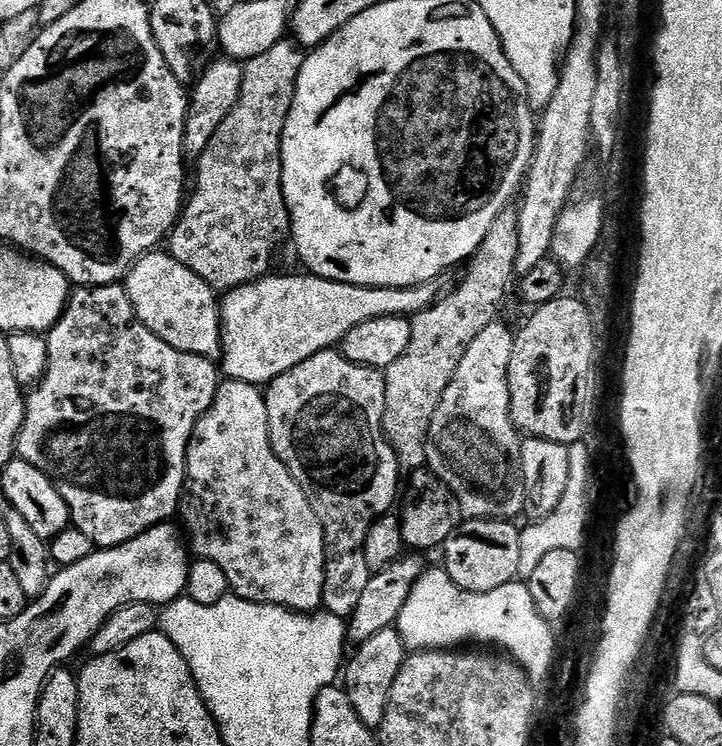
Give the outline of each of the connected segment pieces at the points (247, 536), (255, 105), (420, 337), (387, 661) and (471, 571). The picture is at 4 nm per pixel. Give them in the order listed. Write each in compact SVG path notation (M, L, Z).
M225 379L223 383L221 383L220 389L214 394L214 402L210 406L210 410L206 410L206 414L202 414L202 418L196 424L196 429L193 430L192 437L188 443L188 466L184 477L184 494L178 516L179 519L184 519L182 528L186 533L186 544L190 549L191 555L202 560L215 562L226 574L226 582L228 583L231 595L238 596L242 600L249 600L252 604L273 604L279 608L289 608L292 612L306 612L312 614L324 603L324 531L322 530L322 522L318 522L318 514L314 514L314 506L310 506L310 502L306 498L302 486L298 486L298 482L294 482L294 474L290 474L290 470L280 461L278 454L274 454L272 443L270 442L270 426L268 425L268 415L266 414L266 402L264 401L264 397L265 393L261 391L257 385L251 384L250 382Z
M285 38L280 40L274 46L270 46L270 50L266 50L266 54L258 54L254 59L244 64L244 77L242 78L242 86L238 94L238 102L230 110L230 114L226 114L226 118L222 122L222 126L218 126L218 130L214 130L214 138L210 138L210 142L206 146L206 150L200 153L196 164L196 189L191 189L190 195L187 197L186 203L181 211L180 218L176 225L172 227L170 233L170 244L172 240L172 248L170 247L170 255L178 262L182 262L182 266L186 266L190 270L194 270L194 274L198 274L198 278L202 278L211 288L215 288L217 293L223 294L229 292L231 288L237 288L243 284L249 284L255 280L261 280L262 277L269 275L273 271L272 259L276 256L276 251L280 248L280 243L286 240L290 232L290 221L288 219L288 207L286 206L286 198L282 190L282 154L280 153L280 139L282 138L282 130L286 126L286 118L290 114L290 106L292 105L292 95L296 93L296 79L304 65L306 52L299 44L291 39Z
M510 206L502 214L498 214L498 218L494 218L490 230L486 230L486 238L482 238L482 246L478 246L472 259L467 261L463 269L464 277L449 292L447 289L429 308L411 317L410 346L406 346L406 354L398 358L398 362L383 369L386 382L384 437L390 442L401 469L420 470L425 467L428 431L434 418L434 410L438 410L438 402L442 402L442 394L446 386L450 386L450 378L454 378L454 370L458 370L458 362L462 362L462 354L466 354L470 342L474 342L474 338L478 338L478 334L482 334L486 326L497 323L499 316L496 315L504 304L504 295L511 284L513 287L514 277L517 275L518 216L519 211Z
M390 627L378 630L378 634L359 644L353 652L356 653L347 657L342 668L342 687L350 698L350 706L354 706L354 714L362 718L366 727L376 730L379 729L382 718L386 718L390 686L394 686L394 678L398 678L398 670L402 670L406 649L399 632L395 627Z
M464 520L442 546L444 573L467 592L489 592L513 583L519 577L520 533L511 520Z

